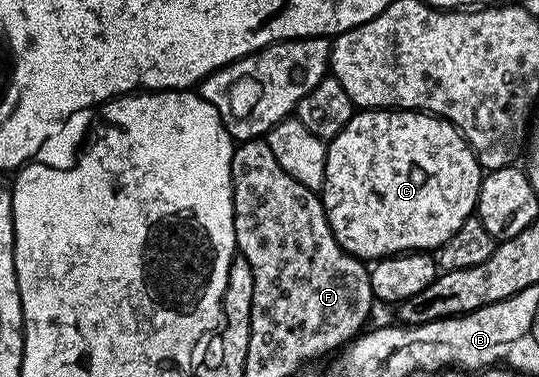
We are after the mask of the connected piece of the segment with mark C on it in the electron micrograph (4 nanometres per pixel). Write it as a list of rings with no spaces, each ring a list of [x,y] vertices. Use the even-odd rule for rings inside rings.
[[[388,108],[386,110],[360,109],[351,119],[349,124],[337,136],[327,142],[327,159],[325,160],[325,180],[321,197],[323,206],[327,209],[327,223],[341,248],[349,252],[354,258],[364,260],[378,260],[390,258],[392,254],[405,254],[408,252],[434,252],[438,250],[461,224],[465,224],[467,218],[476,213],[479,204],[479,186],[483,182],[484,171],[475,159],[475,153],[471,146],[463,139],[463,135],[453,123],[446,122],[444,118],[437,118],[433,114],[420,112],[418,110],[397,110]]]

